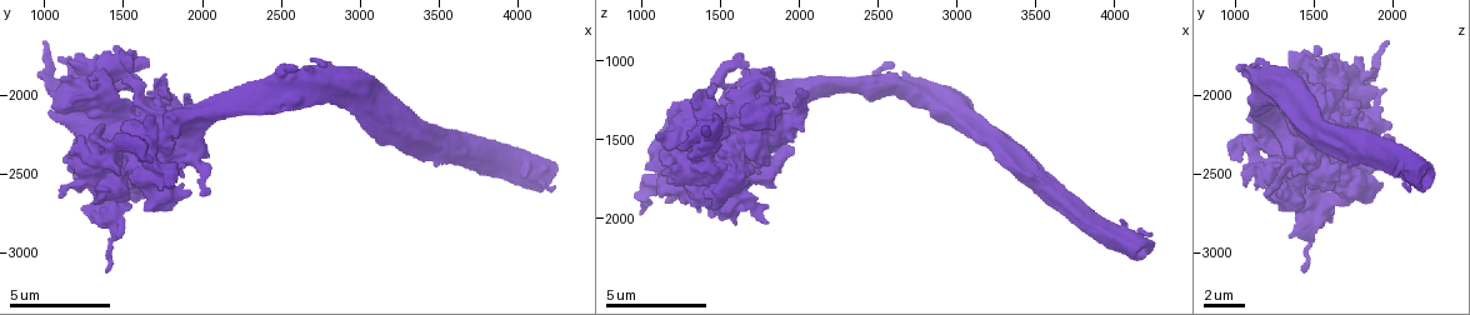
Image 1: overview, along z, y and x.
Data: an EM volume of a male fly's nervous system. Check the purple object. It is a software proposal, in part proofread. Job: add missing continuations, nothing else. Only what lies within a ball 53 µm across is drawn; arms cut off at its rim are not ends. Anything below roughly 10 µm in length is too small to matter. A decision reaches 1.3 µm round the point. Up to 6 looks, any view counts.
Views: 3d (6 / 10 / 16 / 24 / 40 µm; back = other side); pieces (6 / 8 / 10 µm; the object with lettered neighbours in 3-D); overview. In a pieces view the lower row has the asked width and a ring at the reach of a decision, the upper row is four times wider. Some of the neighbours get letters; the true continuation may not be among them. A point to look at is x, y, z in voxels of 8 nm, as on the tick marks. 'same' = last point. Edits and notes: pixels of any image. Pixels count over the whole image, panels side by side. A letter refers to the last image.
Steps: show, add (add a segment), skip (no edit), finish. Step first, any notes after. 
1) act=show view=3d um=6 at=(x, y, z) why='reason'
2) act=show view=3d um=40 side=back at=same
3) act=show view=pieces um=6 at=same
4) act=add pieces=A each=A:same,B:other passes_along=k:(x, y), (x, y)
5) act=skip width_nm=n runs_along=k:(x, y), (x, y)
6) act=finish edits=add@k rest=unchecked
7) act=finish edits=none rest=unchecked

act=show view=pieces um=8 at=(1000, 1700, 1960) why='end of a long branch'

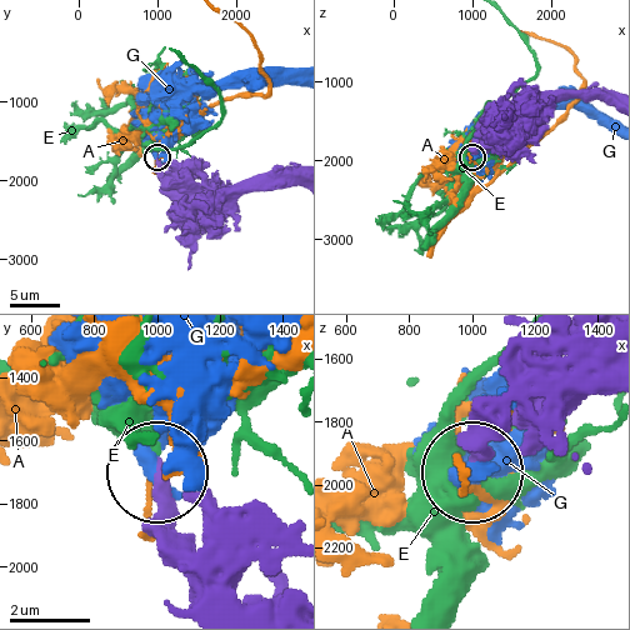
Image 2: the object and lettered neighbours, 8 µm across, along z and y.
act=skip each=A:other,E:other,G:other found='no lettered segment goes on from it'

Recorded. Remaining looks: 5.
act=show view=pieces um=10 at=(1120, 2620, 1500) why='an open end'

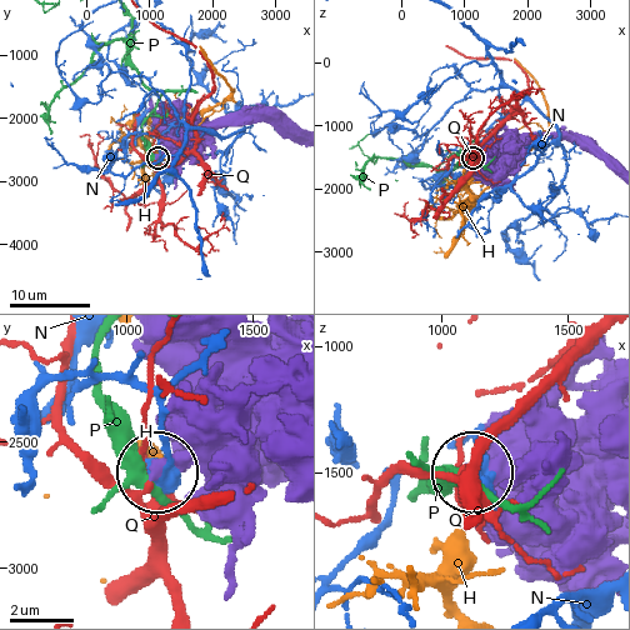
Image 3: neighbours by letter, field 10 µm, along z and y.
act=skip each=H:other,N:other,P:other,Q:other runs_along=3:(288, 369), (255, 376), (161, 471) found='no lettered segment goes on from it'

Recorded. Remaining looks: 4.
act=show view=pieces um=8 at=(1400, 3100, 1440) why='an open end'

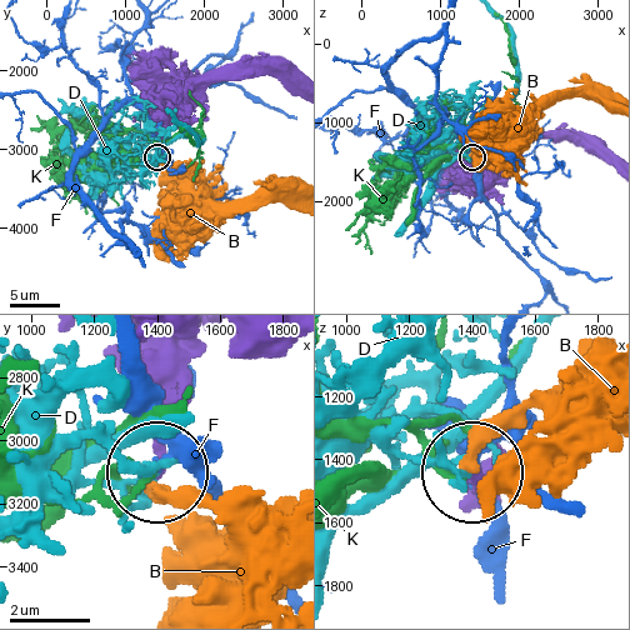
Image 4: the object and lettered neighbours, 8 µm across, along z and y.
act=skip each=B:other,D:other,F:other,K:other found='none of them fits'

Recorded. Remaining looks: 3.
act=finish edits=none rest=unchecked

